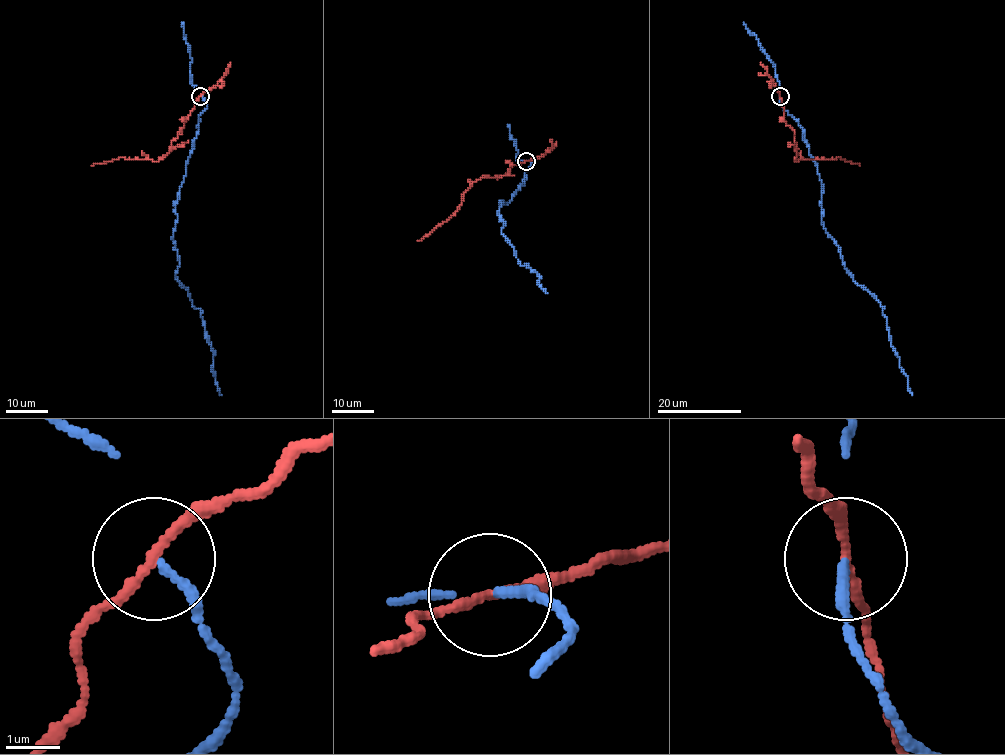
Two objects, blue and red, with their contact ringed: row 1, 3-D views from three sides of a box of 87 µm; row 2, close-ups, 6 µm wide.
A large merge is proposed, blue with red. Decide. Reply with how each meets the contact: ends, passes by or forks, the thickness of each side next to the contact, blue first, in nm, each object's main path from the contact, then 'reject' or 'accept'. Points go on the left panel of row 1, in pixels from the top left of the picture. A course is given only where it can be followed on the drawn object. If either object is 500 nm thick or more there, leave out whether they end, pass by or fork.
blue ends | red passes by | 170/160 nm | blue via (201, 95), (206, 107), (198, 117), (175, 202), (172, 240), (180, 264), (177, 281), (201, 311), (221, 394) | red via (200, 95), (180, 133), (172, 142), (169, 151), (157, 161), (123, 157), (92, 165) | reject

